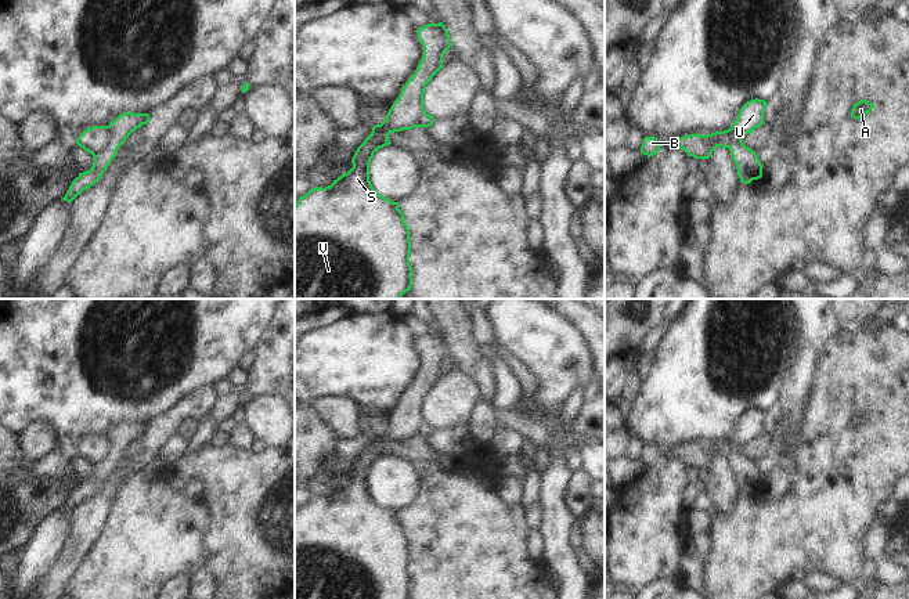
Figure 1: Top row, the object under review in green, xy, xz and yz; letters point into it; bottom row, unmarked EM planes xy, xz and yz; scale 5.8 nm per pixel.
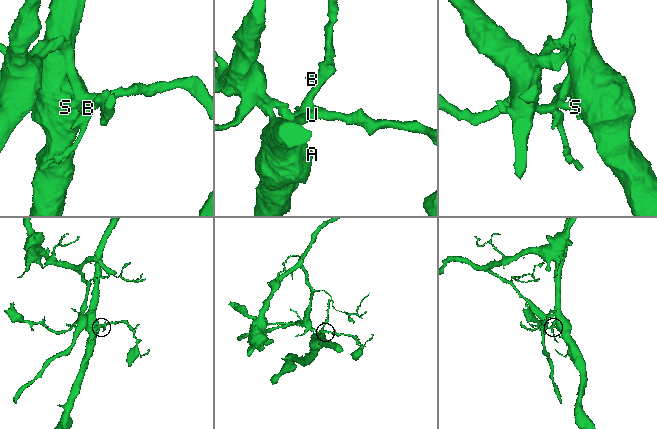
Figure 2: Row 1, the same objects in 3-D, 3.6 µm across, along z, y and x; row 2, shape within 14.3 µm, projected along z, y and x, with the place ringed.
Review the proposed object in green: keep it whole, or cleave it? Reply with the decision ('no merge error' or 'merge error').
merge error

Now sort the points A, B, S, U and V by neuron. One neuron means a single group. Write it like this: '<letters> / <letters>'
A B S V / U

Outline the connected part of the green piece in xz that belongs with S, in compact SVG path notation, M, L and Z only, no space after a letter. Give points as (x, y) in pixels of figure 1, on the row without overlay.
M443 332L418 338L423 367L386 429L375 434L357 458L353 477L325 498L311 498L295 515L295 599L411 599L410 538L398 512L382 506L369 491L369 474L374 463L390 455L387 445L394 441L419 437L426 423L423 404L426 394L443 378L443 367L451 357L451 349Z

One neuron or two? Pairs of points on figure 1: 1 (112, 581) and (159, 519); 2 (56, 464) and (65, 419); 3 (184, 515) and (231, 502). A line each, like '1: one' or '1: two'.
1: one
2: two
3: two

